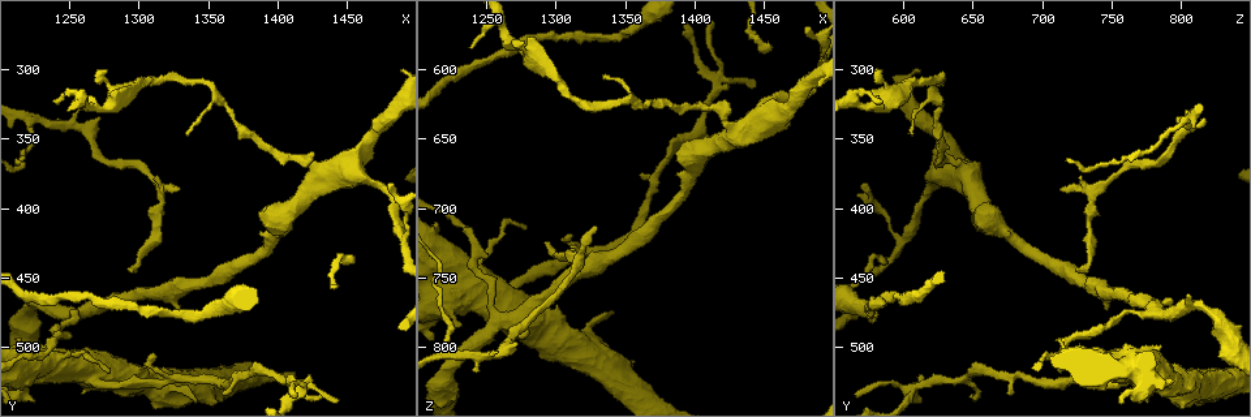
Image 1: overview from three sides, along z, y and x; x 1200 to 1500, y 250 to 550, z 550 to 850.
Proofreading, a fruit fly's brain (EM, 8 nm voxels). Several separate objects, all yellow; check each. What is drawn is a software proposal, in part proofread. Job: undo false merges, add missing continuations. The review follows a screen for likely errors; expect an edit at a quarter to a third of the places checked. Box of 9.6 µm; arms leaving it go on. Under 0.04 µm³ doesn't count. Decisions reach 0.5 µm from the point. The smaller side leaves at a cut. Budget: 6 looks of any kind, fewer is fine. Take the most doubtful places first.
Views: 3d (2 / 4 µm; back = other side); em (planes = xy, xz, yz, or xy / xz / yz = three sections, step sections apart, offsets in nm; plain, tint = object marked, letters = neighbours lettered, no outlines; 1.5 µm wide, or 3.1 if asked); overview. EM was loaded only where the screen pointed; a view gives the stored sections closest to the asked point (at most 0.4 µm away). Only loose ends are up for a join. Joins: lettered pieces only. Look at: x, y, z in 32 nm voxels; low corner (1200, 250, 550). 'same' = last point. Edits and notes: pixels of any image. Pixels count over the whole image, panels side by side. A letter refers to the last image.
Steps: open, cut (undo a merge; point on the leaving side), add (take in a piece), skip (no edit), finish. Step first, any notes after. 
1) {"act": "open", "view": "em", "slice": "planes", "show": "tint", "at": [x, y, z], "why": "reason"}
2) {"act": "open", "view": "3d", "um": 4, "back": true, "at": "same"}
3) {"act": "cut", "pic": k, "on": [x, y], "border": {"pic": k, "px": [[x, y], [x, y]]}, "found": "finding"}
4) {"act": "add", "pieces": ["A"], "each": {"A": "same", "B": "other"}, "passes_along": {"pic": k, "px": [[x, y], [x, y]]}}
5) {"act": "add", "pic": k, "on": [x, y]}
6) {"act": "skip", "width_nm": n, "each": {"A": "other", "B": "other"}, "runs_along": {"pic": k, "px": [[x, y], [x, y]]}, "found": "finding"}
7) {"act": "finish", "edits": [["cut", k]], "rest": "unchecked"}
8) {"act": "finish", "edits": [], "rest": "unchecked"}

{"act": "open", "view": "em", "slice": "planes", "show": "letters", "at": [1294, 442, 724], "why": "free end"}

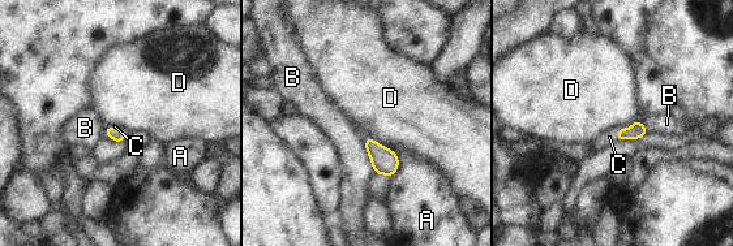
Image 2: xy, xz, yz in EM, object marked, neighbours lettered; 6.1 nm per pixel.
{"act": "add", "pieces": ["C"], "longest_contact_nm": ["B", 240], "each": {"A": "other", "B": "other", "C": "same", "D": "other"}, "passes_along": {"pic": 2, "px": [[637, 129], [618, 129], [609, 137]]}, "found": "it goes on there"}

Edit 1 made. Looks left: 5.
{"act": "open", "view": "3d", "um": 2, "at": [1482, 384, 568], "why": "an open end"}

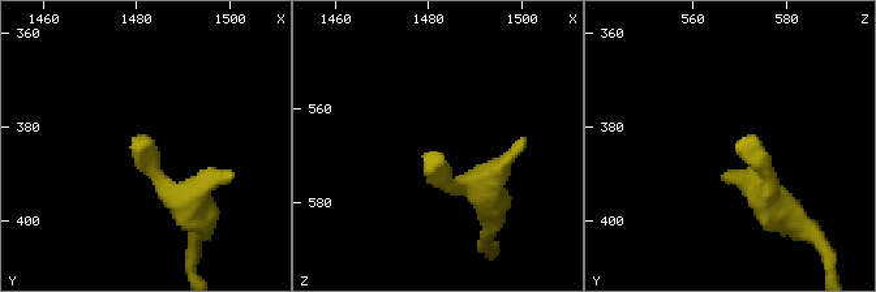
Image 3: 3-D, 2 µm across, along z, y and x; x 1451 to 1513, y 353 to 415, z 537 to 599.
{"act": "open", "view": "em", "slice": "xy", "step": 4, "show": "letters", "at": [1481, 385, 569], "why": "now the EM"}

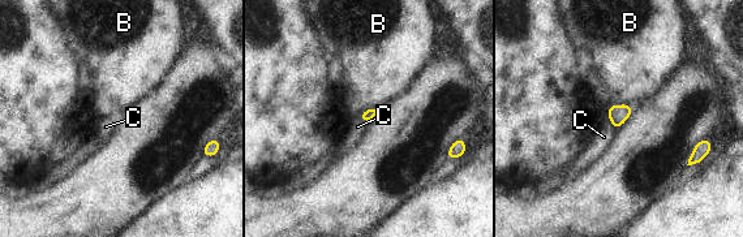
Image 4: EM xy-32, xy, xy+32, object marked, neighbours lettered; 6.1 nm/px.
{"act": "skip", "longest_contact_nm": ["B", 150], "each": {"B": "other", "C": "other"}, "found": "no lettered piece goes on from it"}

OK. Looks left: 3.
{"act": "finish", "edits": [["add", 2]], "rest": "unchecked"}

